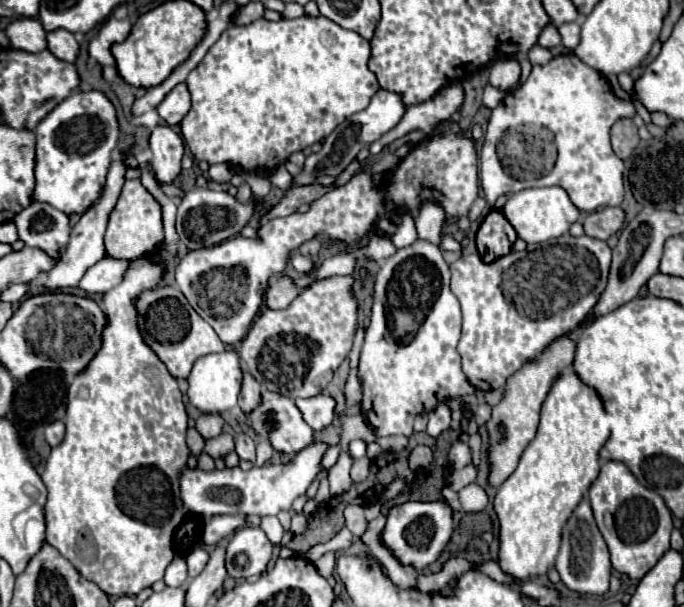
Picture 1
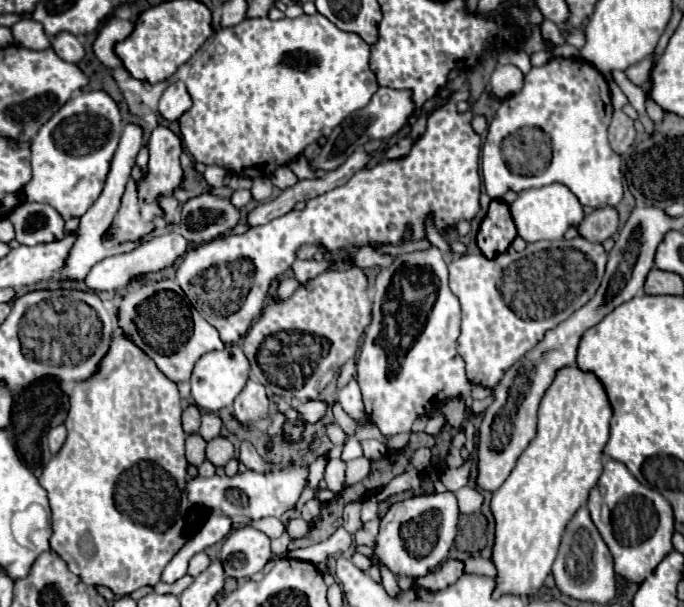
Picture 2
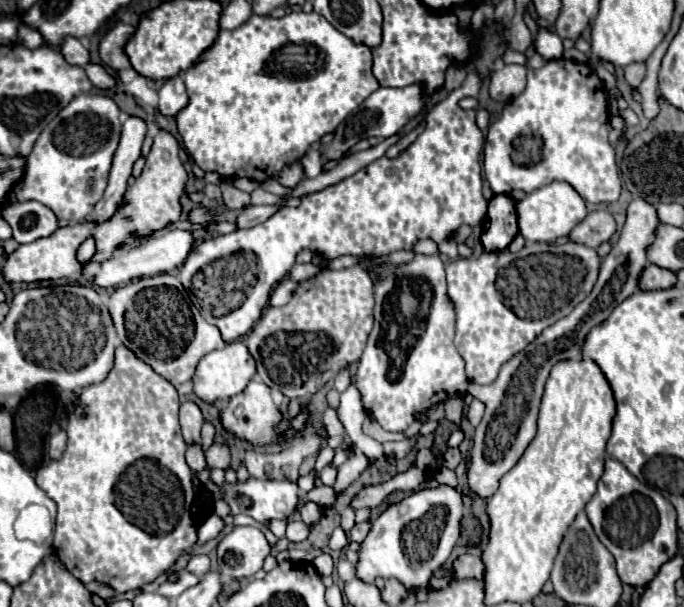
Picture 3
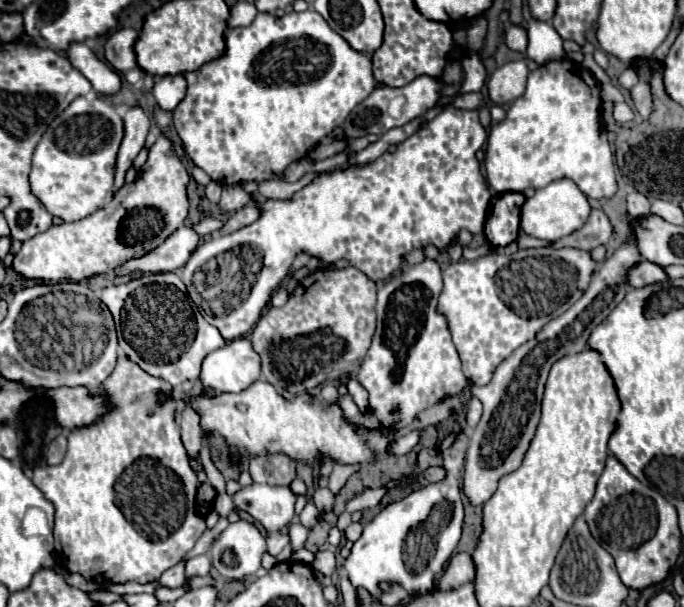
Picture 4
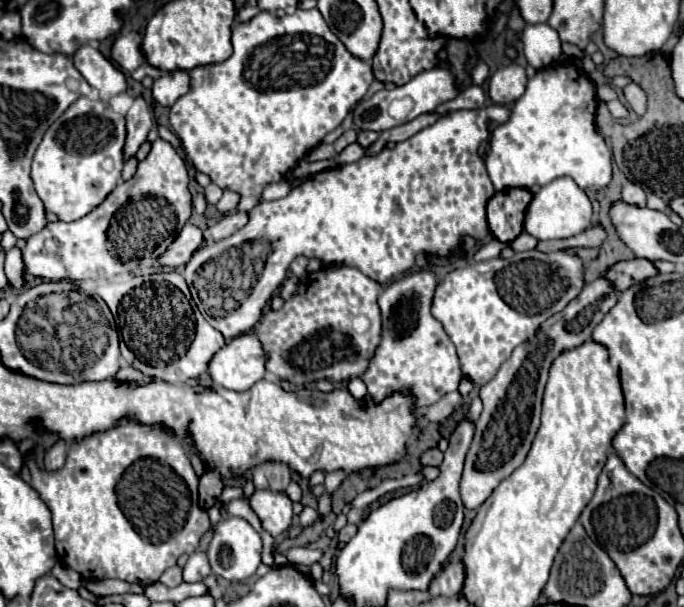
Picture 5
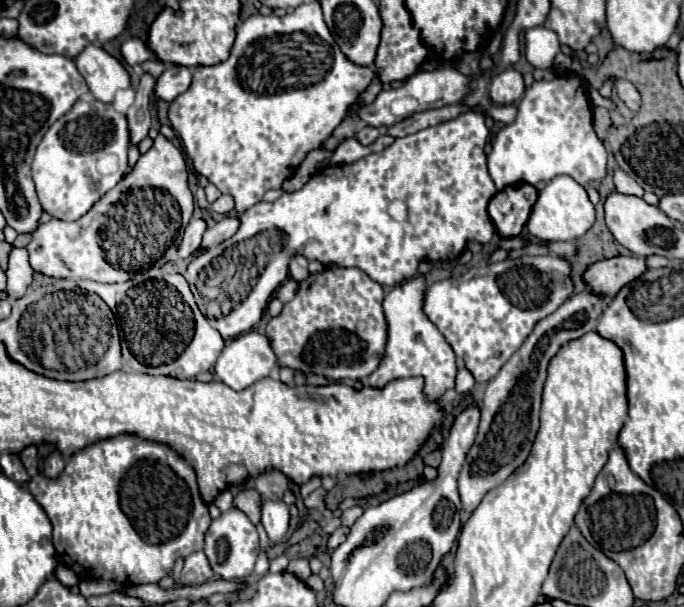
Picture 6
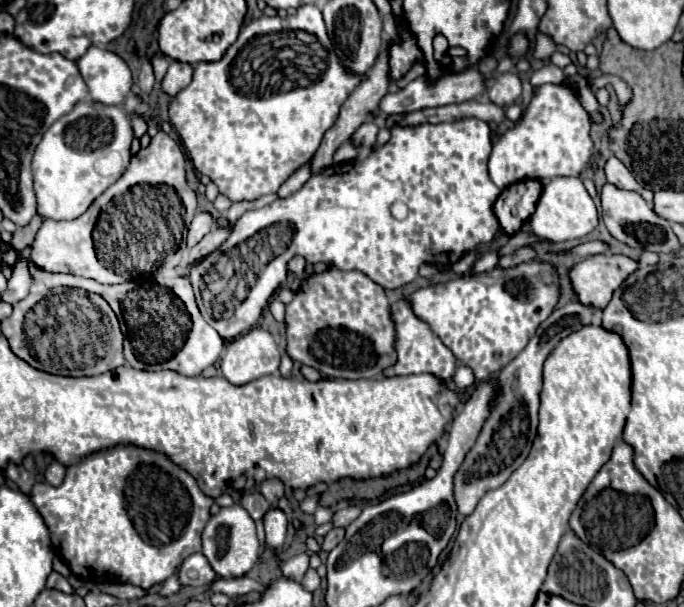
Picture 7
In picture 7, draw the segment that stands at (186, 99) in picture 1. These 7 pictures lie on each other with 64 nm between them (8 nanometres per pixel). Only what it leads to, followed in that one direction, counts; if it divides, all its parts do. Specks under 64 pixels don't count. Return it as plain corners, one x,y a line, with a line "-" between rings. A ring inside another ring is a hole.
172,62
164,80
162,80
162,90
170,96
176,96
180,90
184,90
192,82
192,64
186,62

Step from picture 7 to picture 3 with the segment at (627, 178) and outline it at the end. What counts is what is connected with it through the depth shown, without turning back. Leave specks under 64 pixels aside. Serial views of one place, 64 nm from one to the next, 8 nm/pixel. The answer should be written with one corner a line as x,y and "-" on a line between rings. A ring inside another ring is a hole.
636,198
628,206
628,220
622,228
618,244
610,250
610,254
600,264
598,280
584,298
568,316
558,320
556,324
542,330
534,342
530,342
520,354
512,356
502,368
496,382
481,386
471,383
468,393
474,398
484,402
486,412
478,428
472,436
472,450
470,450
470,464
468,464
468,488
478,498
490,498
498,490
500,478
516,466
524,450
528,448
530,440
536,434
536,418
538,408
544,392
546,378
550,368
560,360
578,360
582,358
582,344
588,332
604,322
608,314
634,290
638,290
638,276
646,268
646,248
654,240
654,230
660,224
656,216
656,208
642,198
-
626,268
626,280
624,280

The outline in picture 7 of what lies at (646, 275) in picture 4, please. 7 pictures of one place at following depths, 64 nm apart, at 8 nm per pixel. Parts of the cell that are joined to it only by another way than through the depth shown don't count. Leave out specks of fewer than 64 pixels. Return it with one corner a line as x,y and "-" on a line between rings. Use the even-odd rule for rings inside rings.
594,254
576,262
568,276
574,298
594,310
604,310
612,292
638,268
636,260
618,254

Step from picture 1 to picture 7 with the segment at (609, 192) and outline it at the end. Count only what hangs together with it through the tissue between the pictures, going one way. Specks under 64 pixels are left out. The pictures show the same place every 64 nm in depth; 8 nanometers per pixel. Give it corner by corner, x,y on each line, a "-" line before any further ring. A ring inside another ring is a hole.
544,84
536,88
520,124
510,128
494,144
488,170
492,182
504,190
524,178
550,180
554,176
578,176
590,166
594,144
590,140
590,116
580,106
576,92
566,84

